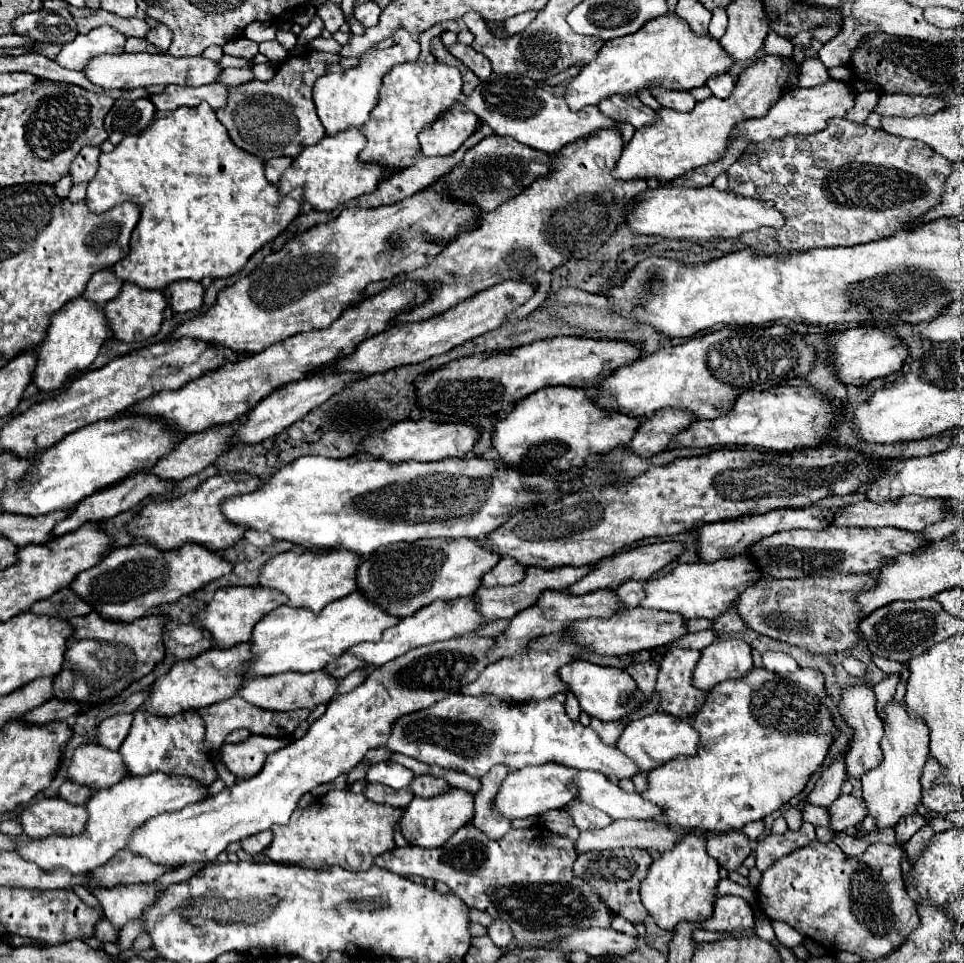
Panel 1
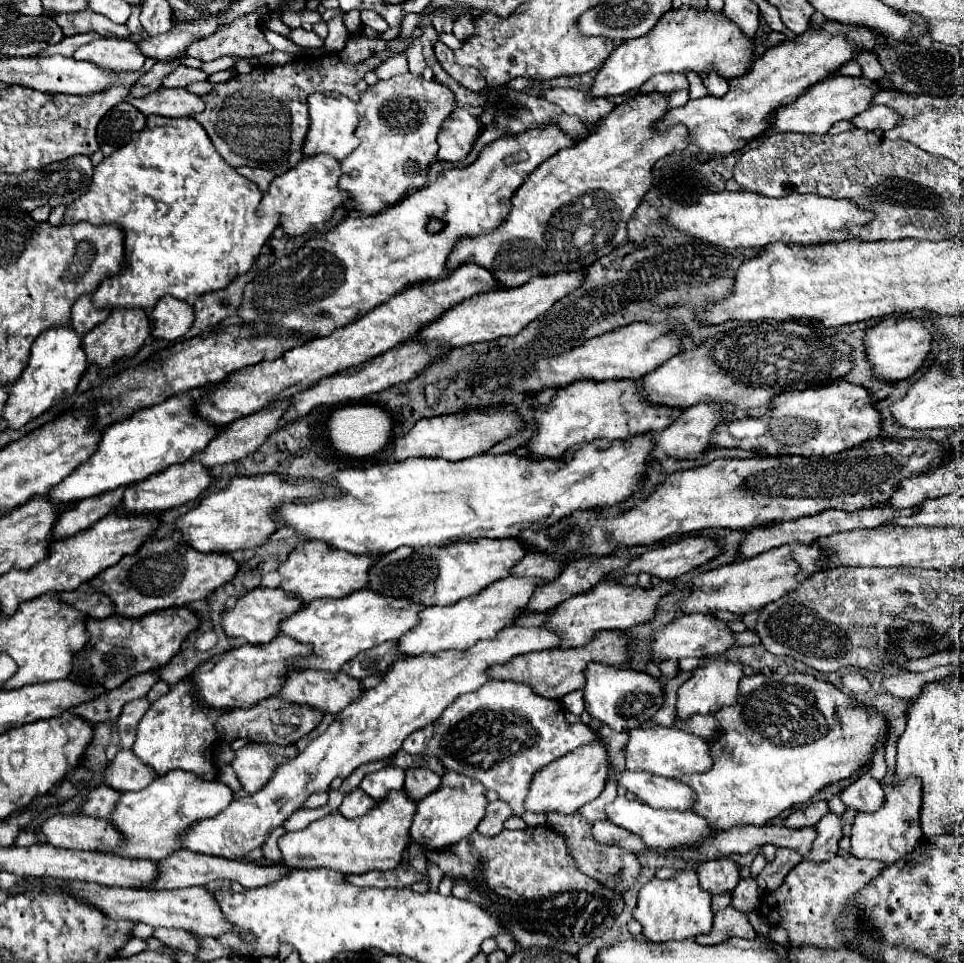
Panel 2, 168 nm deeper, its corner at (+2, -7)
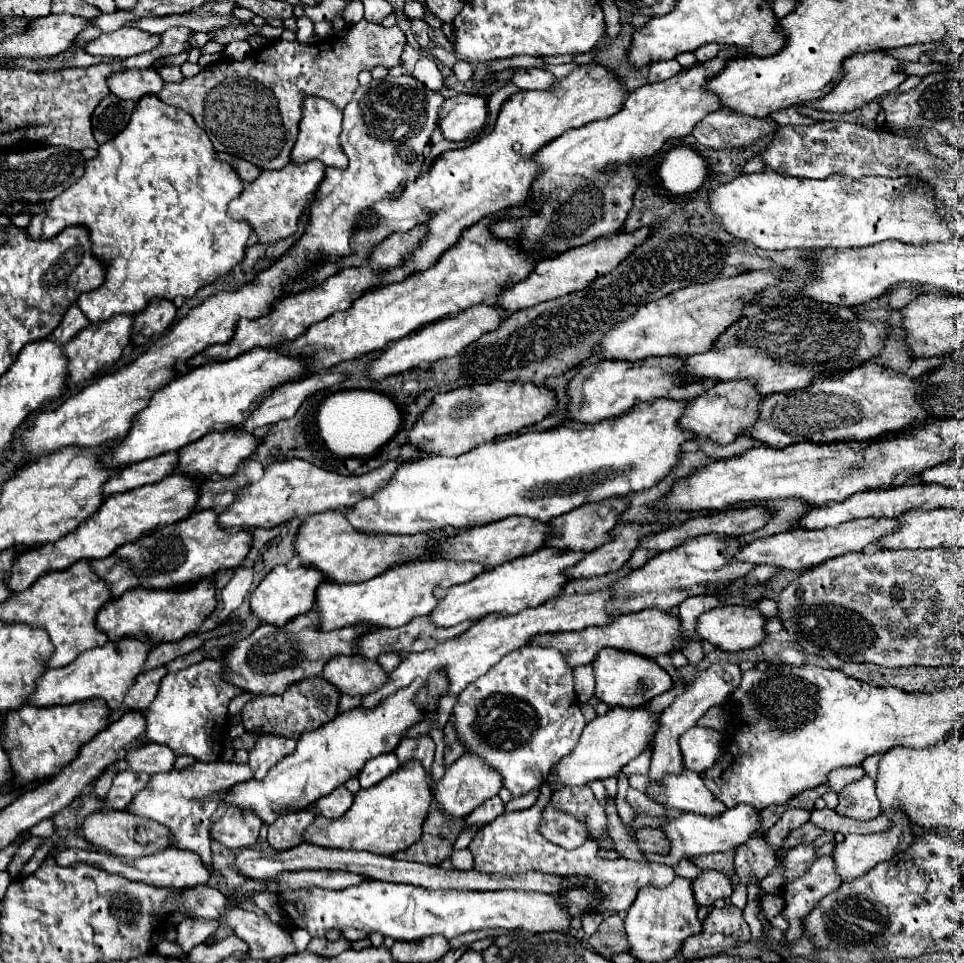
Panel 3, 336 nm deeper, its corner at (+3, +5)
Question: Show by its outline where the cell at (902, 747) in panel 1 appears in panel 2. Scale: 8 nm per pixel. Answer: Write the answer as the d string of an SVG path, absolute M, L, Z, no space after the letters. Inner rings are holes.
M911 778L903 784L891 784L885 790L885 804L875 814L859 814L855 816L851 828L851 850L849 854L855 858L871 858L885 864L893 864L895 860L903 858L915 844L923 838L919 828L919 808L921 808L921 784L919 780Z

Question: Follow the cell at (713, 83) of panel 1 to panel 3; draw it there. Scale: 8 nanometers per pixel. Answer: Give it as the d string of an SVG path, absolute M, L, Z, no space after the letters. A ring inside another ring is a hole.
M711 43L701 46L694 52L694 54L699 63L705 63L706 61L715 58L719 50L720 50L720 46L718 44Z

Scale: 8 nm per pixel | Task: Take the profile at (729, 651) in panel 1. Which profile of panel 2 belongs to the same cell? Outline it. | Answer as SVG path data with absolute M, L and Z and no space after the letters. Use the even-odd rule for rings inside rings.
M713 660L705 664L705 668L697 668L693 676L679 688L677 692L677 704L675 704L675 718L679 722L689 720L693 714L715 714L723 706L733 706L737 702L737 686L739 680L743 678L743 666L735 662L725 662L725 660Z

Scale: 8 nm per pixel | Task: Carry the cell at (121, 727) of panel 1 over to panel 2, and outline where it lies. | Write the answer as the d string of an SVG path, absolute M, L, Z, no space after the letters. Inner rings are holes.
M139 698L139 700L131 700L129 704L123 706L123 712L119 714L119 736L121 736L121 746L123 750L129 750L135 742L135 732L137 732L137 724L143 718L143 714L149 710L149 700L147 698Z

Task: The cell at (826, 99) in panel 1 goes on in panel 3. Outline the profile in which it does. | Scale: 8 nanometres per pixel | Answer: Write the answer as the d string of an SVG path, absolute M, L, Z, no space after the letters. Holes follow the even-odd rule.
M882 52L854 54L852 58L844 60L842 78L838 80L838 84L834 84L834 88L820 100L806 102L806 106L814 108L814 110L826 110L826 112L850 112L850 110L854 110L862 104L868 104L868 102L876 100L878 96L898 88L900 82L904 82L904 78L906 78L906 74L900 70L902 70L900 62L890 56L884 56Z

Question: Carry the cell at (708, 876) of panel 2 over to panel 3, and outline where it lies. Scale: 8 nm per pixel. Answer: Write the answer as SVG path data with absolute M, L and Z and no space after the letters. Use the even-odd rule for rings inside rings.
M702 870L702 876L692 882L694 898L700 906L712 906L718 898L728 898L732 894L732 882L720 870Z

